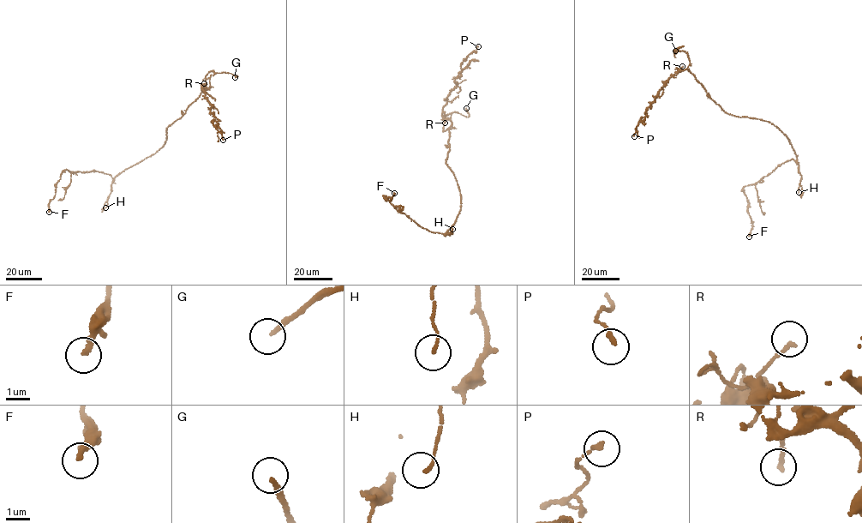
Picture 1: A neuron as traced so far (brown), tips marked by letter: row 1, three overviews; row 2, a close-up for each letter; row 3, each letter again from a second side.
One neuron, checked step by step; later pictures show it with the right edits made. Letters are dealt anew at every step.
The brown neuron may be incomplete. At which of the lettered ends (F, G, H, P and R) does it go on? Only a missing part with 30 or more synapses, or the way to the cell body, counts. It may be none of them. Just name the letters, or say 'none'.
G

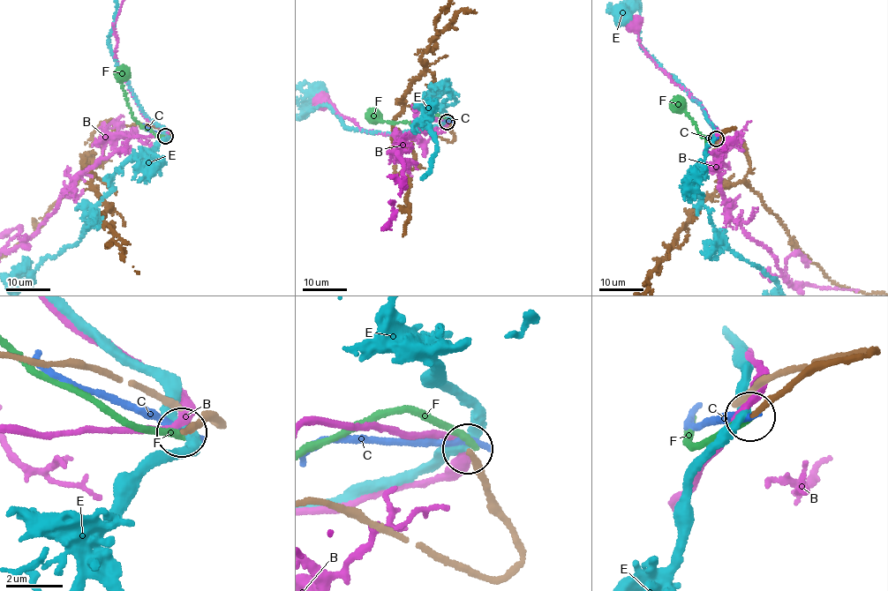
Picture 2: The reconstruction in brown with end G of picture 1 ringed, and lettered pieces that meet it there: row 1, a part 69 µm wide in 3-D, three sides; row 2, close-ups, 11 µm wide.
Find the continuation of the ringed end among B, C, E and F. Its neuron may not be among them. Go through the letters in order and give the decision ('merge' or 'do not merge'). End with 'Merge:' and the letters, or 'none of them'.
B: do not merge
C: do not merge
E: do not merge
F: do not merge
Merge: none of them

